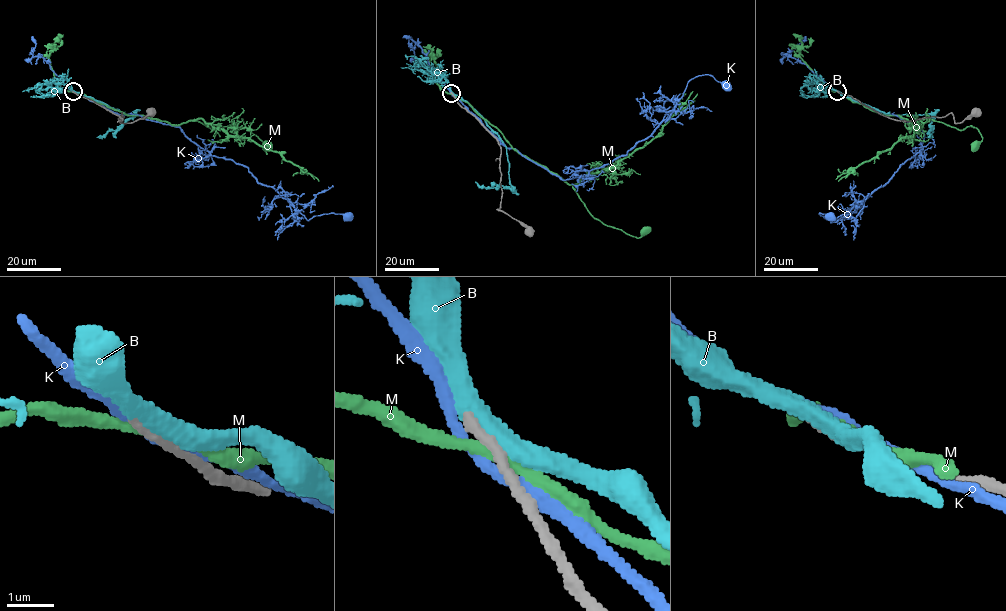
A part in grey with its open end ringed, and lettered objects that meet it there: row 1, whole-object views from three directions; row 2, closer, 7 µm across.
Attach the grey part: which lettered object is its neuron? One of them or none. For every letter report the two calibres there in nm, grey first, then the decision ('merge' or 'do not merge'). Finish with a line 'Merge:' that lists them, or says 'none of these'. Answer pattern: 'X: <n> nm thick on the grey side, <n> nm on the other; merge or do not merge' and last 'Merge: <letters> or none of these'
B: 260 nm thick on the grey side, 400 nm on the other; merge
K: 200 nm thick on the grey side, 240 nm on the other; do not merge
M: 190 nm thick on the grey side, 260 nm on the other; do not merge
Merge: B

